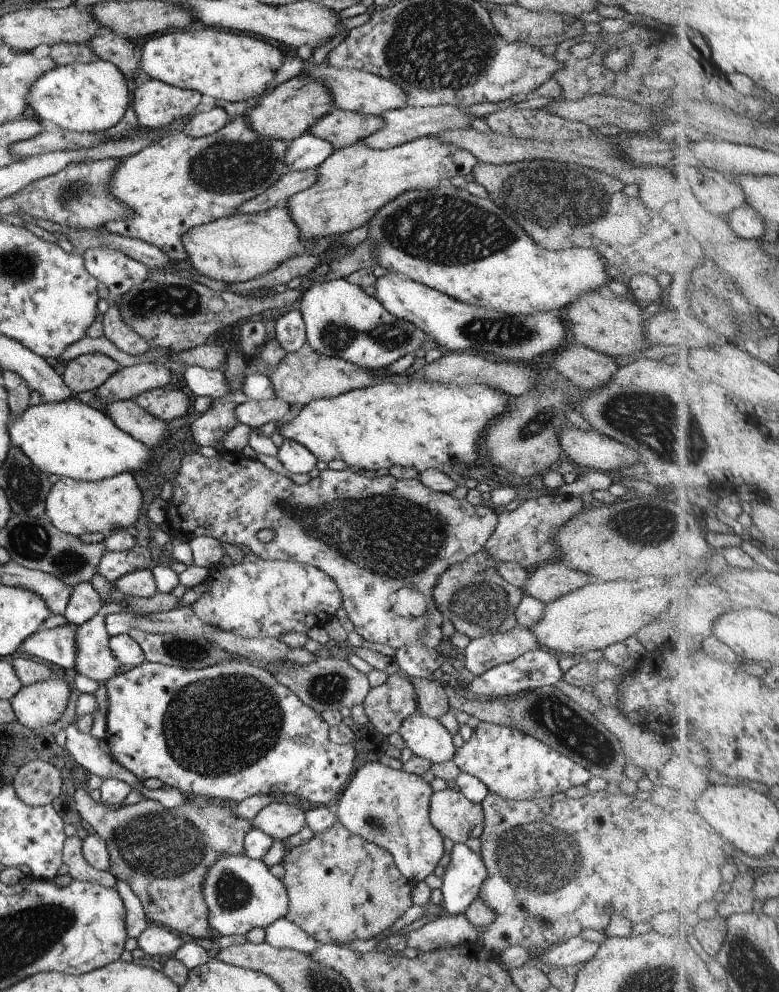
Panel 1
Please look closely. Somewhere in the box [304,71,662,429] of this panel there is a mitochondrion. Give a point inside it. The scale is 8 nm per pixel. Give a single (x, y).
(445, 229)

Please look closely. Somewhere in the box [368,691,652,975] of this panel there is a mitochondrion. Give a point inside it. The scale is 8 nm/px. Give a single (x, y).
(527, 856)

